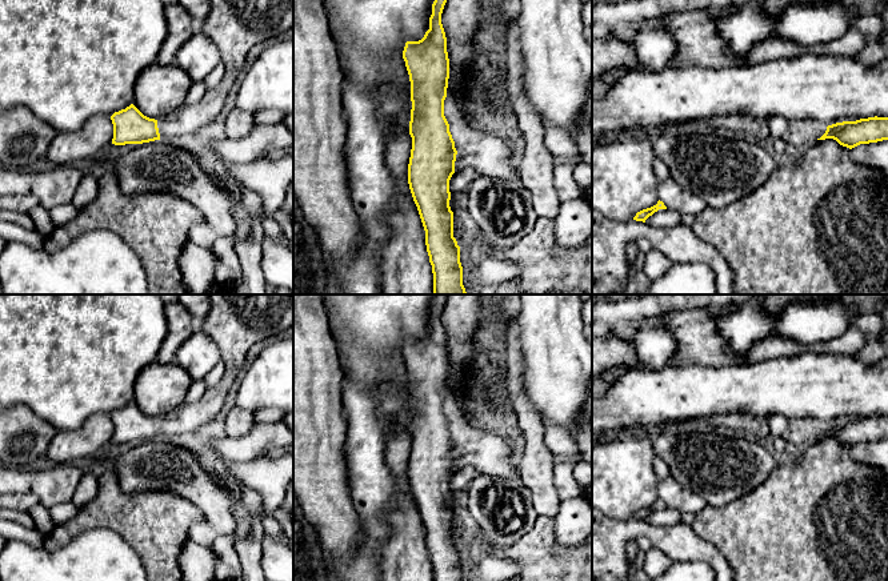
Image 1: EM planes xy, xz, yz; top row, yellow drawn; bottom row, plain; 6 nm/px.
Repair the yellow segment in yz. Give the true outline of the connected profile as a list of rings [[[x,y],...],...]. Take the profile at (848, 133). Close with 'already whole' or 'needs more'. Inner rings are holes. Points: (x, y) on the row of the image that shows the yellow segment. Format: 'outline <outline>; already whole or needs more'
outline [[[868,117],[856,121],[843,121],[827,127],[817,140],[833,139],[849,149],[860,145],[888,140],[888,117]]]; already whole

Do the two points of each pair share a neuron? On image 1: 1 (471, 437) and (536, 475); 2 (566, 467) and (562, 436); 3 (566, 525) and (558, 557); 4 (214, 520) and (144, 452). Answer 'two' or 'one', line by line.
1: two
2: one
3: two
4: one

